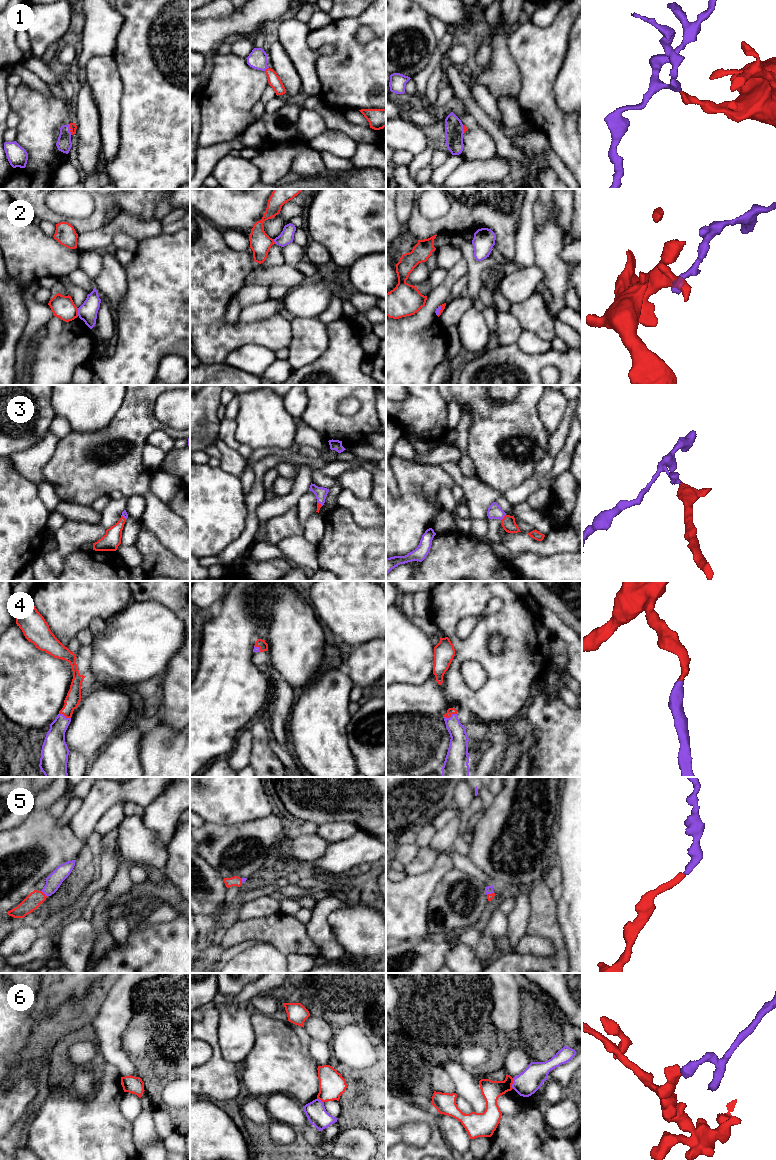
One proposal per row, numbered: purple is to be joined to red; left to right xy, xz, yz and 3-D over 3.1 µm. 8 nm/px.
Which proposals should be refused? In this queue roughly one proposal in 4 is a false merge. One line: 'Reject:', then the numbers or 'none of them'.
Reject: 2, 6

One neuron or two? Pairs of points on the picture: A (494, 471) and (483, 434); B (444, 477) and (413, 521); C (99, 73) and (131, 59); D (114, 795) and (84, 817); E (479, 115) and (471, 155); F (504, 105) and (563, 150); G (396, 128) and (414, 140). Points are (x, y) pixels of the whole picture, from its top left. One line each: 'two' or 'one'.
A: one
B: one
C: two
D: one
E: two
F: two
G: one

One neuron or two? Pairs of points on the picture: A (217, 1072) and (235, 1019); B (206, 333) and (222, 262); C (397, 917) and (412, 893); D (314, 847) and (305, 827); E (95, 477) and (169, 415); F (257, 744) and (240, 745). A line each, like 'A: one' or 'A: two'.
A: two
B: one
C: one
D: two
E: two
F: two

